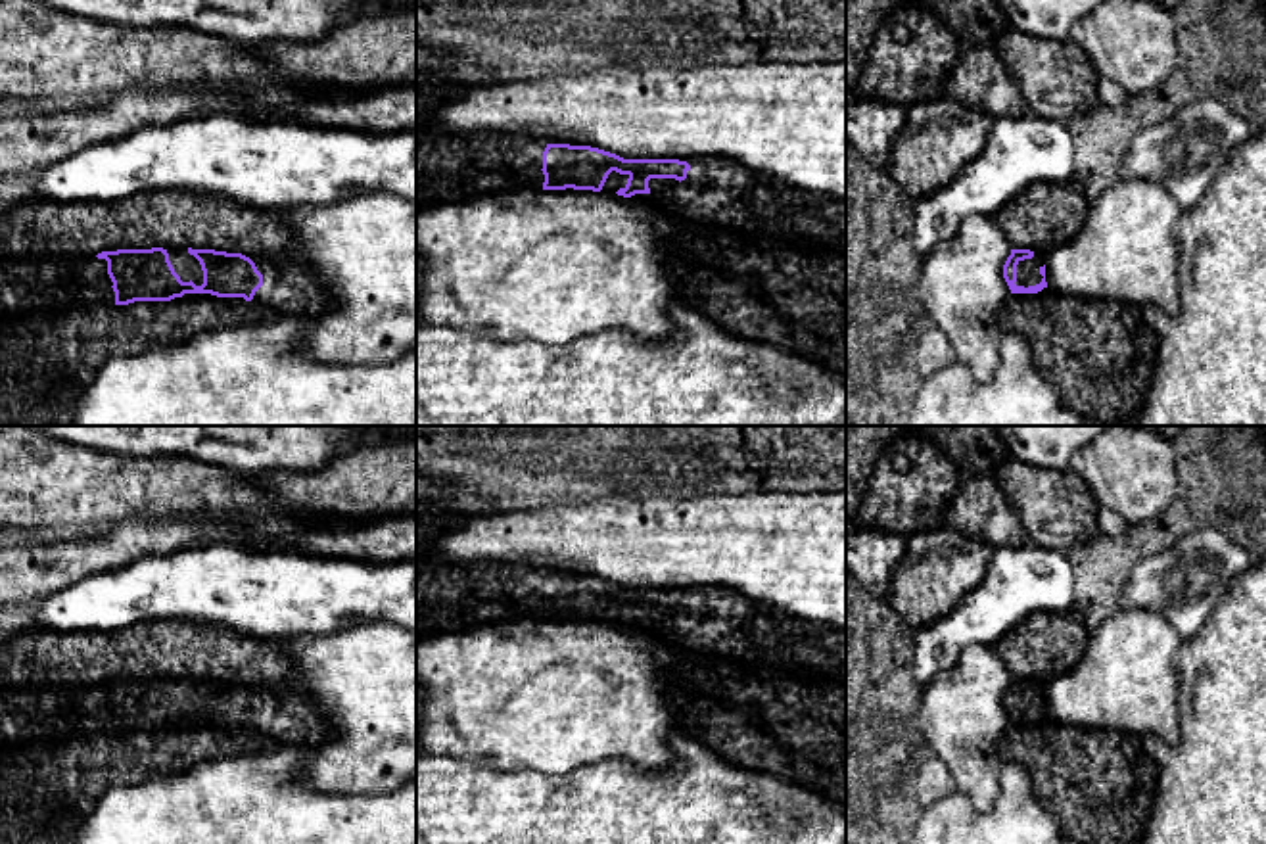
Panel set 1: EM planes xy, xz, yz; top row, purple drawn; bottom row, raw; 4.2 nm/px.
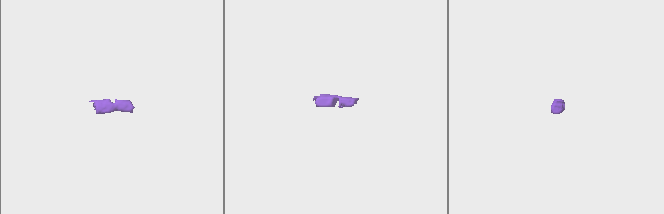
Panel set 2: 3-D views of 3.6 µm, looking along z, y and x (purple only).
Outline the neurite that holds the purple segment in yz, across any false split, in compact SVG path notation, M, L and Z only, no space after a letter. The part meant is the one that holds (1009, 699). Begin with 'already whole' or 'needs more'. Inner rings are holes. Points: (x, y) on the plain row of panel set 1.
needs more; M1011 679L1003 694L1011 723L1038 723L1047 717L1043 685L1030 679Z

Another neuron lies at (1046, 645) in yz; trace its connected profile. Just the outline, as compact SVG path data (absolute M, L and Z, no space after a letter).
M1078 608L1067 612L1042 610L1005 633L996 648L1011 679L1045 685L1078 664L1090 635Z

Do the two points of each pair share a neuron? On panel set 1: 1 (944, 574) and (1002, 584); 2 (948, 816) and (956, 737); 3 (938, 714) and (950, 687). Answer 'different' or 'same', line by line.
1: different
2: different
3: same

